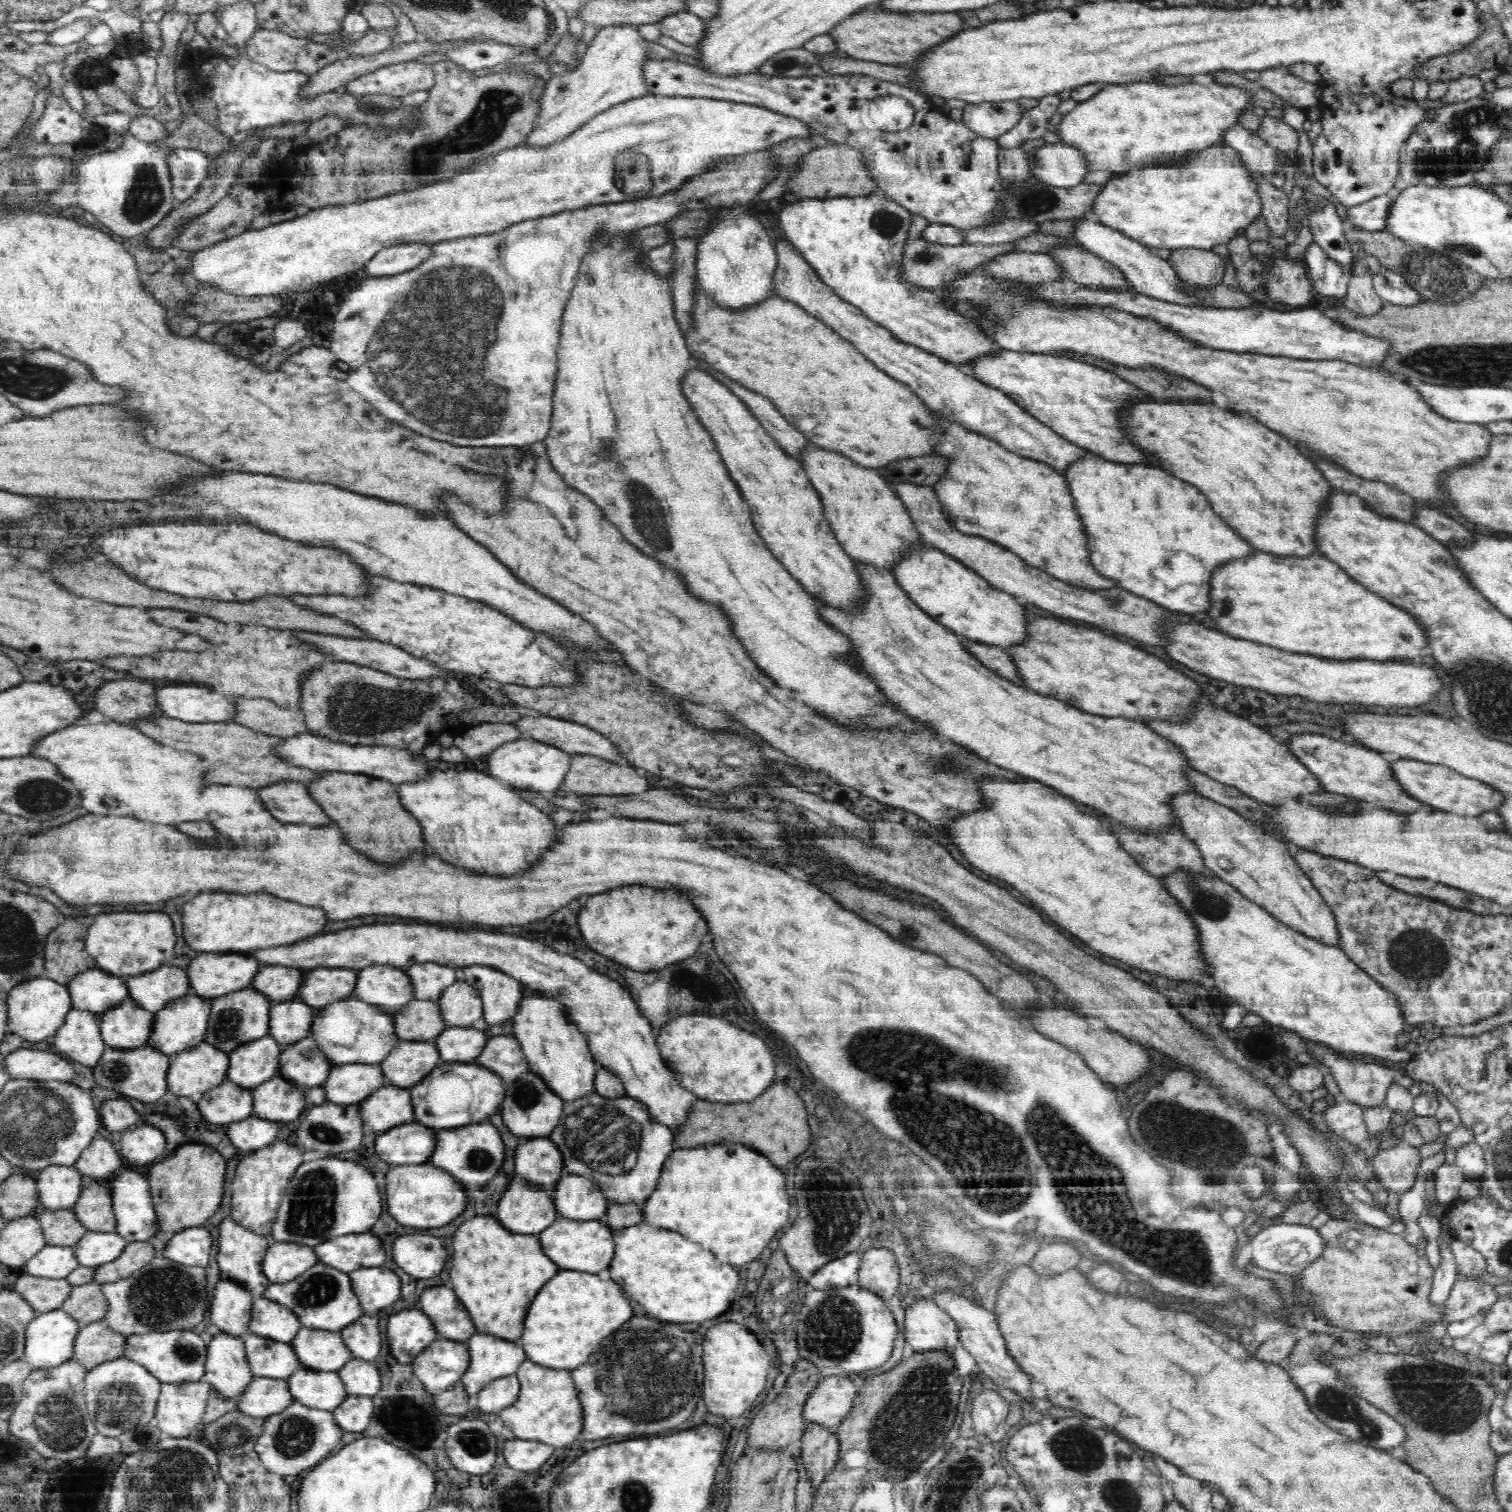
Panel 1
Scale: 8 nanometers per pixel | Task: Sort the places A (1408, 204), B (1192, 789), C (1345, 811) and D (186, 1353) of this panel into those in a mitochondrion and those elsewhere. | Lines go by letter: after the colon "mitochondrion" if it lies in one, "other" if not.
A: other
B: other
C: mitochondrion
D: mitochondrion

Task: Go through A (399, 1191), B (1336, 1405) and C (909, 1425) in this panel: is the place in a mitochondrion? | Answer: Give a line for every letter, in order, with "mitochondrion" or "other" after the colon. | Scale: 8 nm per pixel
A: other
B: mitochondrion
C: mitochondrion

